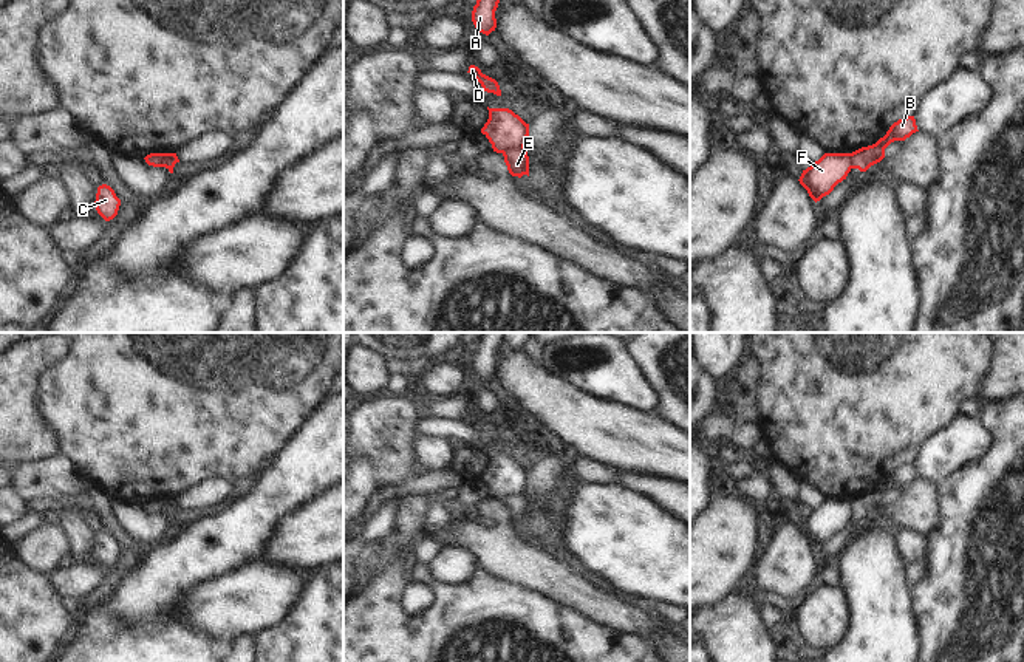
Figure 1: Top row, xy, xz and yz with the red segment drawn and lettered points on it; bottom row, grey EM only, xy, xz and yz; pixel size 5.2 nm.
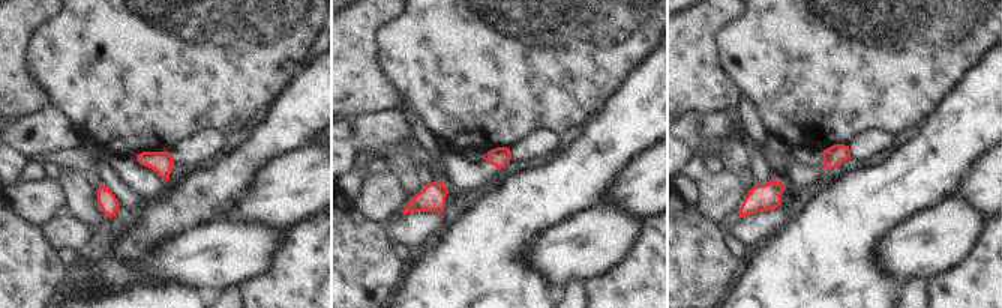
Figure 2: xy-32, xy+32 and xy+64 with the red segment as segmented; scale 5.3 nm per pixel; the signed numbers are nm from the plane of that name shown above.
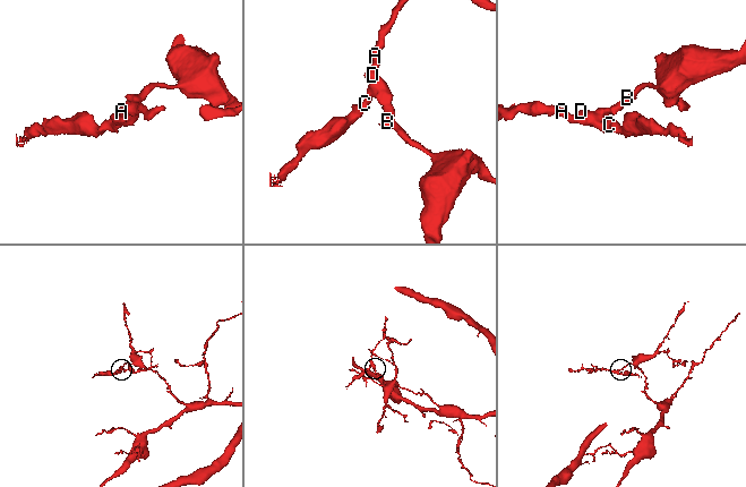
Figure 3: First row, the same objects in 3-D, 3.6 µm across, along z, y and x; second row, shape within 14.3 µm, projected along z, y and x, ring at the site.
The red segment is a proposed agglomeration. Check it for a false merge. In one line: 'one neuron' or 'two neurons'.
two neurons

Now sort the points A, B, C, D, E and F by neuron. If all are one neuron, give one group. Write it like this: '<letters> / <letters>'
A C D F / B E

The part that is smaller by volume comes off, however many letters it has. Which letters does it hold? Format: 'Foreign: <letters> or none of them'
Foreign: A, C, D, F

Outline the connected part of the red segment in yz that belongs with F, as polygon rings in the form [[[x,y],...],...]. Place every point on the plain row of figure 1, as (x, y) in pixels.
[[[824,500],[803,517],[798,527],[817,549],[829,541],[838,529],[846,526],[849,518],[851,500]]]

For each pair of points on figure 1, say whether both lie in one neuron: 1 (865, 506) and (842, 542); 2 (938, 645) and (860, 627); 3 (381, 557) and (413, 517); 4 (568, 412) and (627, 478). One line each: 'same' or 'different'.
1: same
2: different
3: same
4: different

